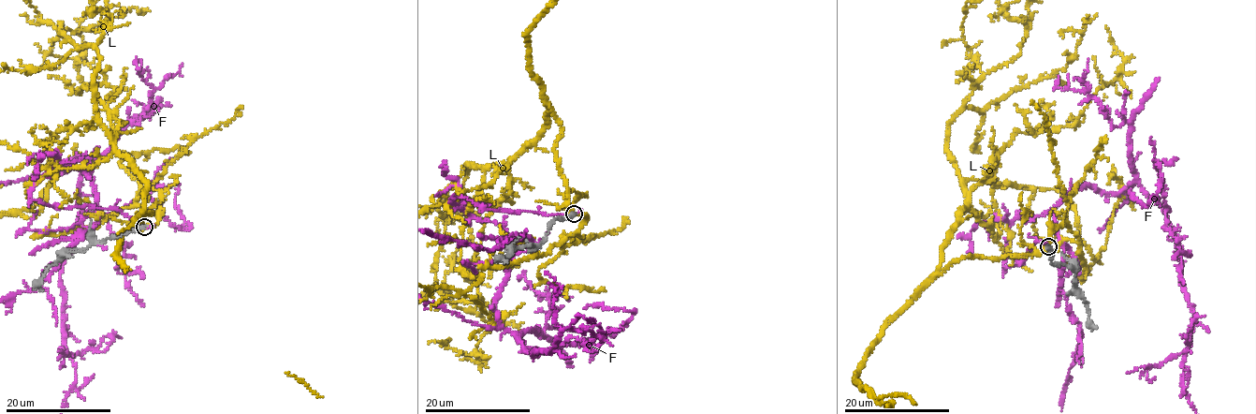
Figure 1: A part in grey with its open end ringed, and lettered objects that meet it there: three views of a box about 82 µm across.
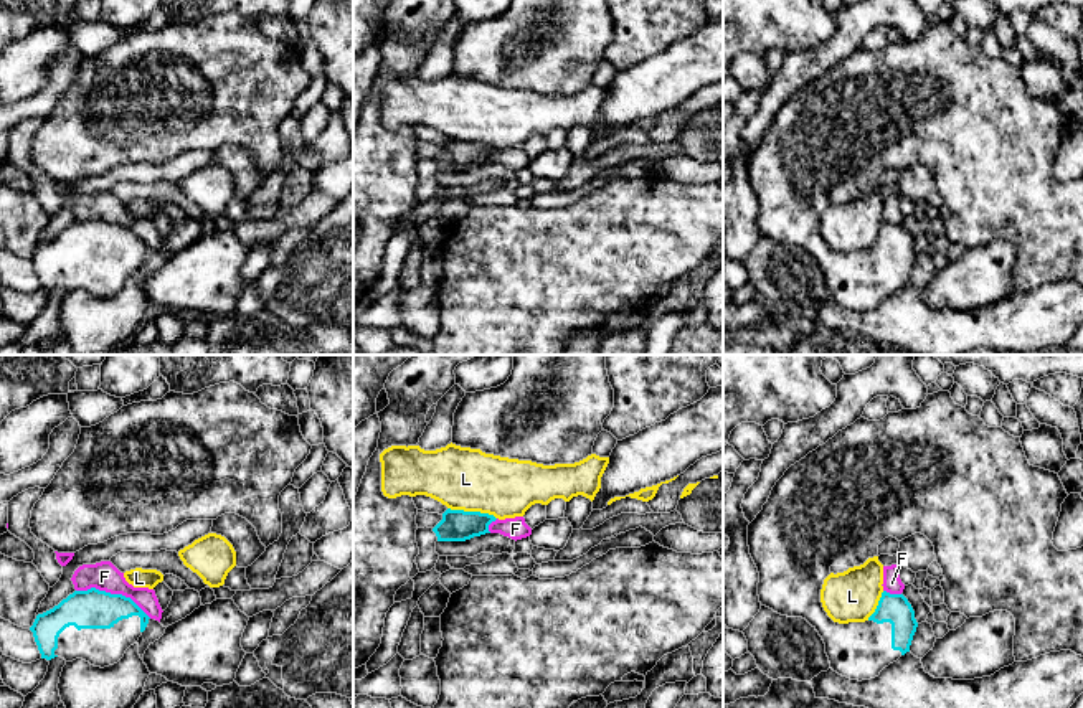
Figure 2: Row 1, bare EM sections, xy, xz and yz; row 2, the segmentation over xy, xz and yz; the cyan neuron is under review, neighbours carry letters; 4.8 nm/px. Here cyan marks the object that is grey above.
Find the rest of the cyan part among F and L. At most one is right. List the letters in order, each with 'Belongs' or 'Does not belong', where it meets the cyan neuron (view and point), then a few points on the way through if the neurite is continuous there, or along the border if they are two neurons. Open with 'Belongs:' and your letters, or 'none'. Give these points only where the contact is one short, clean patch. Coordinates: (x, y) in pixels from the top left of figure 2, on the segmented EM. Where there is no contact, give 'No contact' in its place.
Belongs: none
F: Does not belong. Touches cyan at xy (114, 594). Boundary: xy (76, 590), (98, 588), (121, 593), (129, 596), (151, 618)
L: Does not belong. Touches cyan at xz (472, 512)

